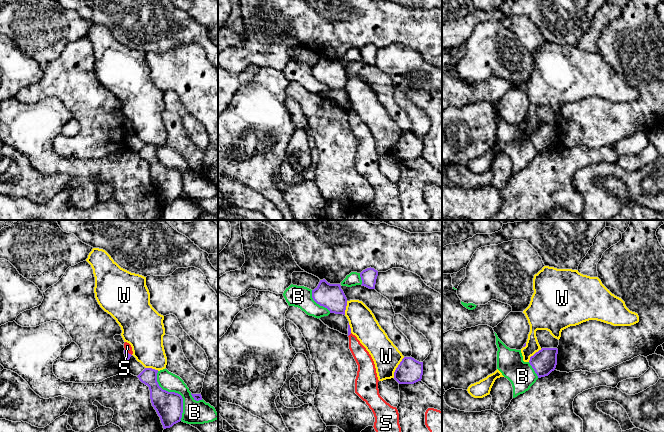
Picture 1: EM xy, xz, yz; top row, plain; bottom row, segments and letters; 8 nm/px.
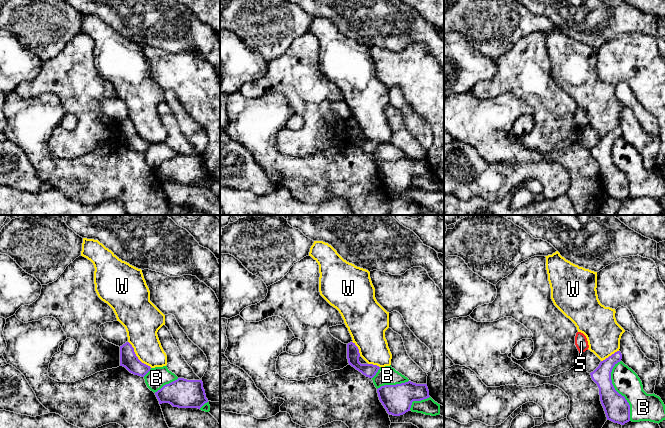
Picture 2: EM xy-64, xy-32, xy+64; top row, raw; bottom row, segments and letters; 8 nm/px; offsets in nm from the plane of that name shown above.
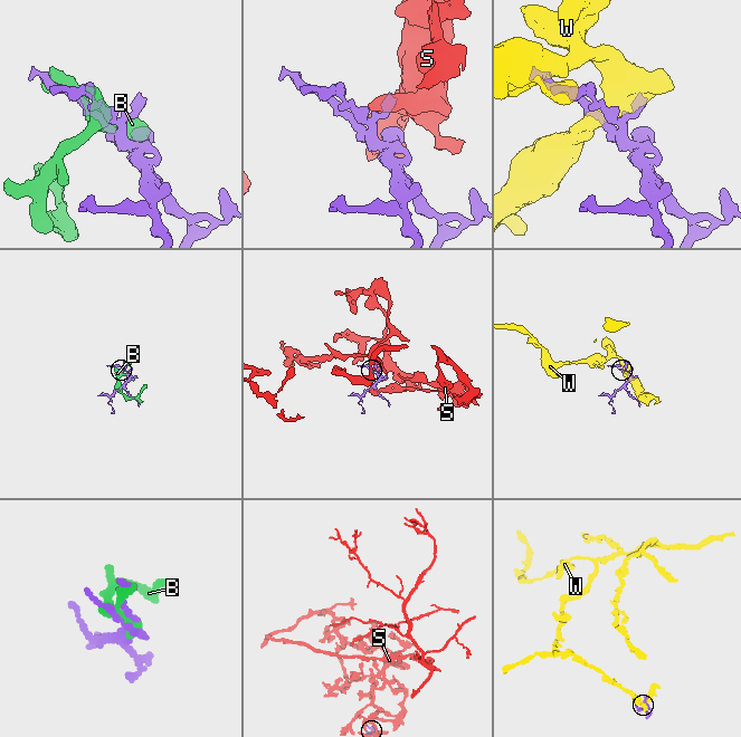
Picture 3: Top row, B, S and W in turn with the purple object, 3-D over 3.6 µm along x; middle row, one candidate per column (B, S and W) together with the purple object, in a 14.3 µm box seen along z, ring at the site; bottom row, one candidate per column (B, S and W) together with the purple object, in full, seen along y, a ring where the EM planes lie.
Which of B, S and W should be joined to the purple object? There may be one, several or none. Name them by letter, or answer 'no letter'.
no letter

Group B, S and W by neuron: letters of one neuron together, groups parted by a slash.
B / S / W

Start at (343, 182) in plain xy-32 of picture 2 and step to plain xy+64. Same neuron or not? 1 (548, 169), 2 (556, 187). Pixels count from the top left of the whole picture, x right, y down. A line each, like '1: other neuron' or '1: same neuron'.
1: other neuron
2: other neuron

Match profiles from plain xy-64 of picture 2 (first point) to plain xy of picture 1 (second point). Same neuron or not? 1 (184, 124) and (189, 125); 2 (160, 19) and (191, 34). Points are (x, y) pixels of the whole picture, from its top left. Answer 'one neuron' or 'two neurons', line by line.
1: one neuron
2: one neuron

